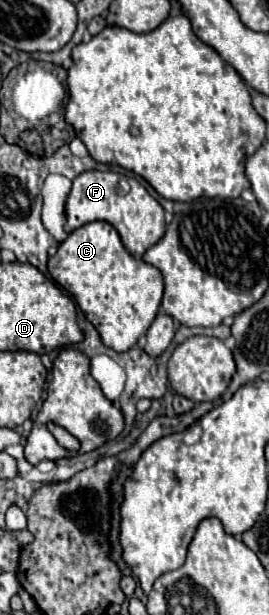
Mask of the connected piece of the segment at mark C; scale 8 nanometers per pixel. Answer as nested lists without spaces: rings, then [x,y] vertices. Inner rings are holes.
[[[91,221],[75,231],[71,231],[69,237],[59,245],[57,253],[53,257],[49,257],[47,267],[49,267],[49,275],[55,279],[55,283],[59,283],[67,293],[71,293],[75,297],[79,309],[99,331],[105,347],[111,347],[117,353],[123,353],[137,345],[139,337],[147,333],[147,329],[153,323],[157,309],[161,305],[161,297],[163,297],[161,271],[141,259],[135,259],[123,247],[117,229],[107,221]]]

